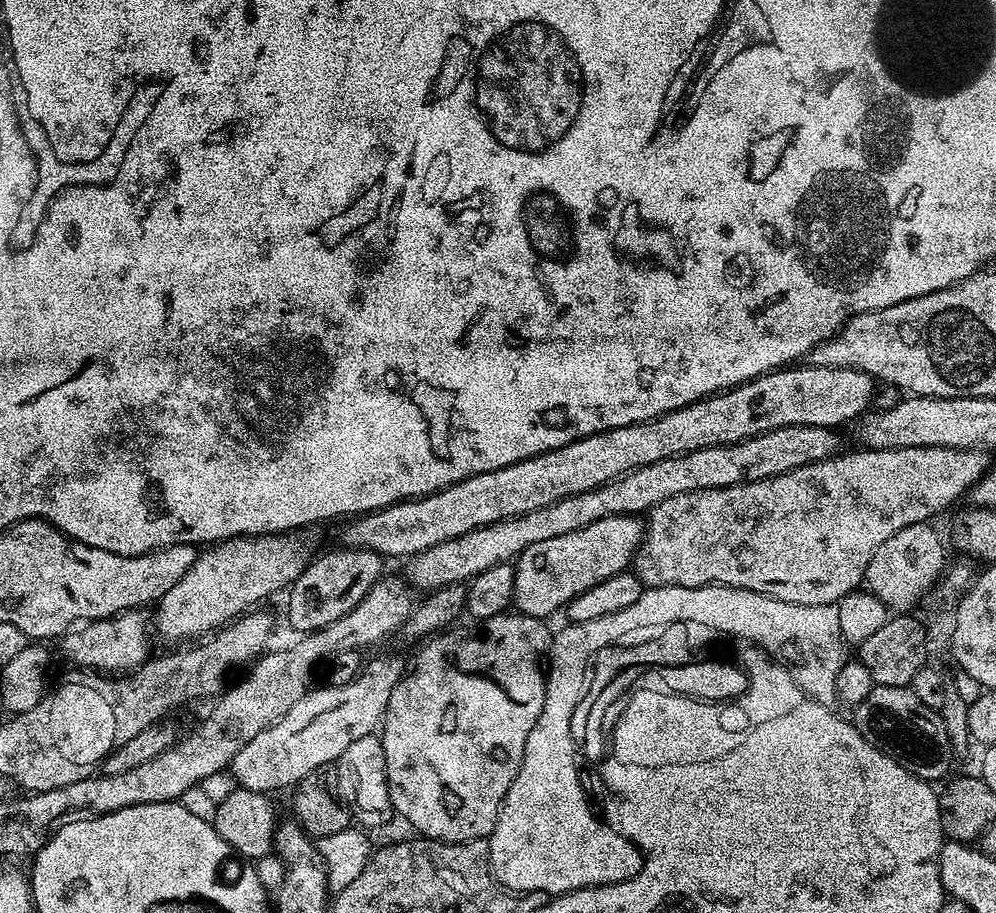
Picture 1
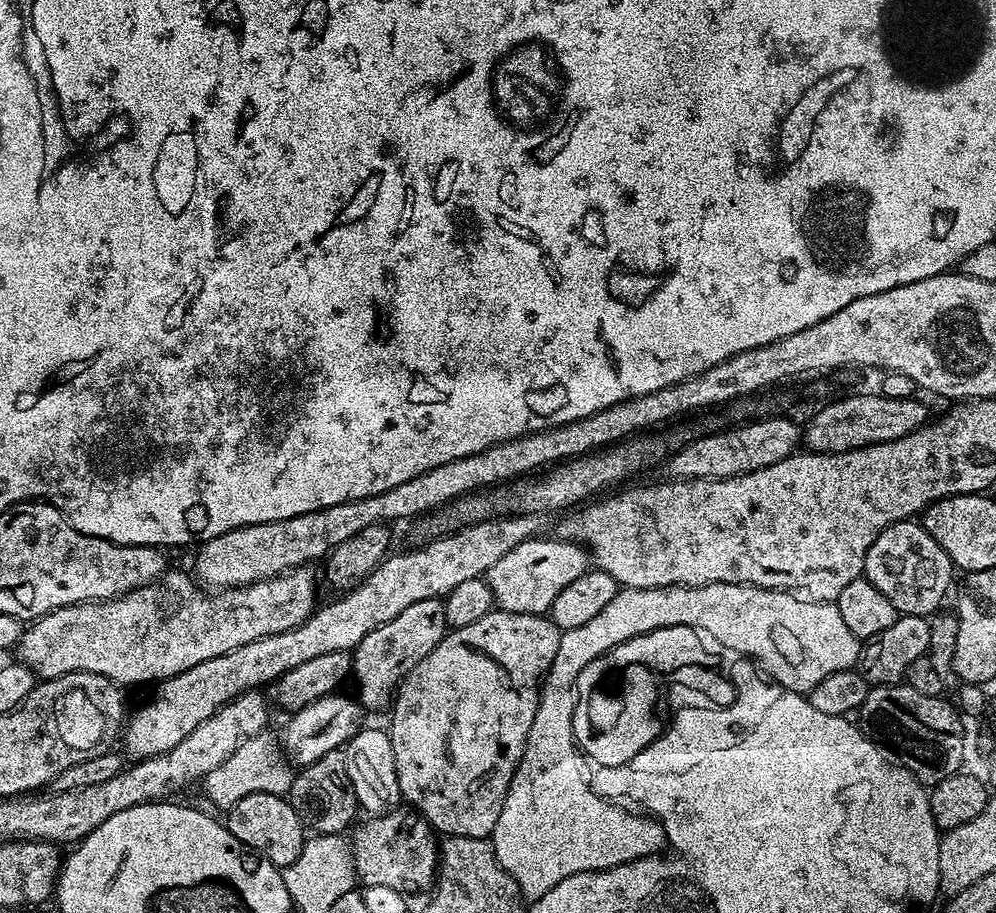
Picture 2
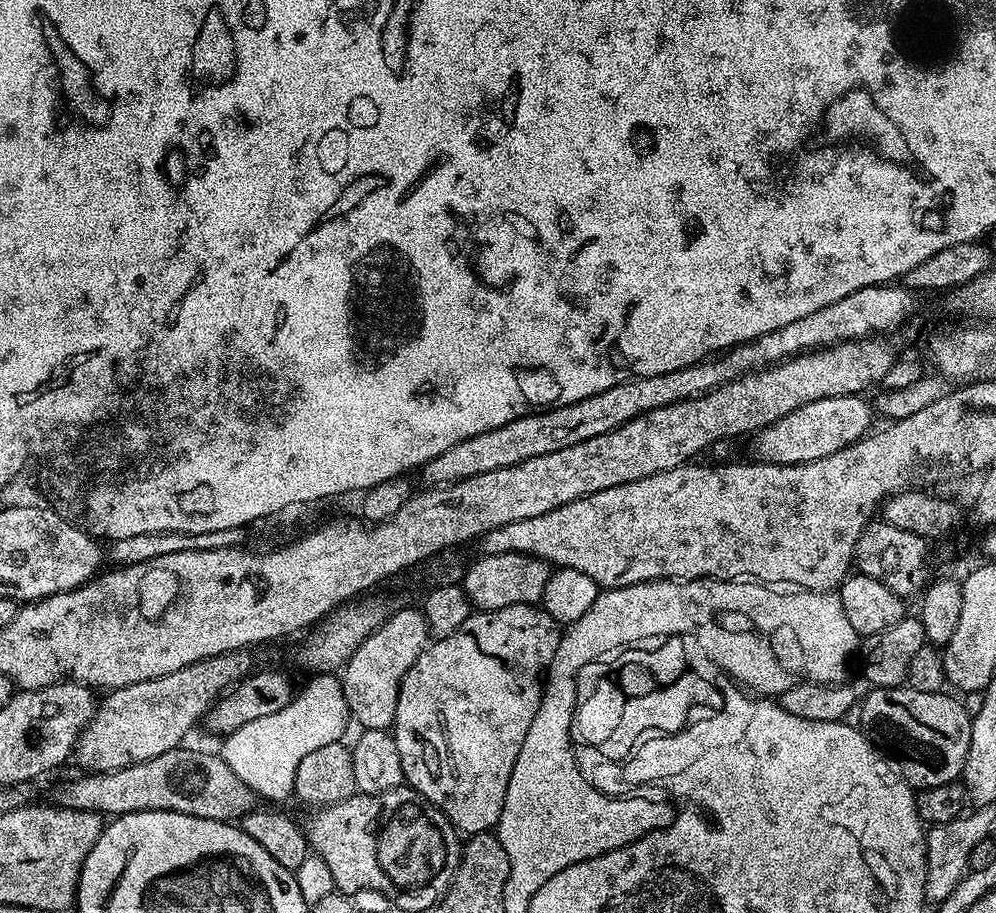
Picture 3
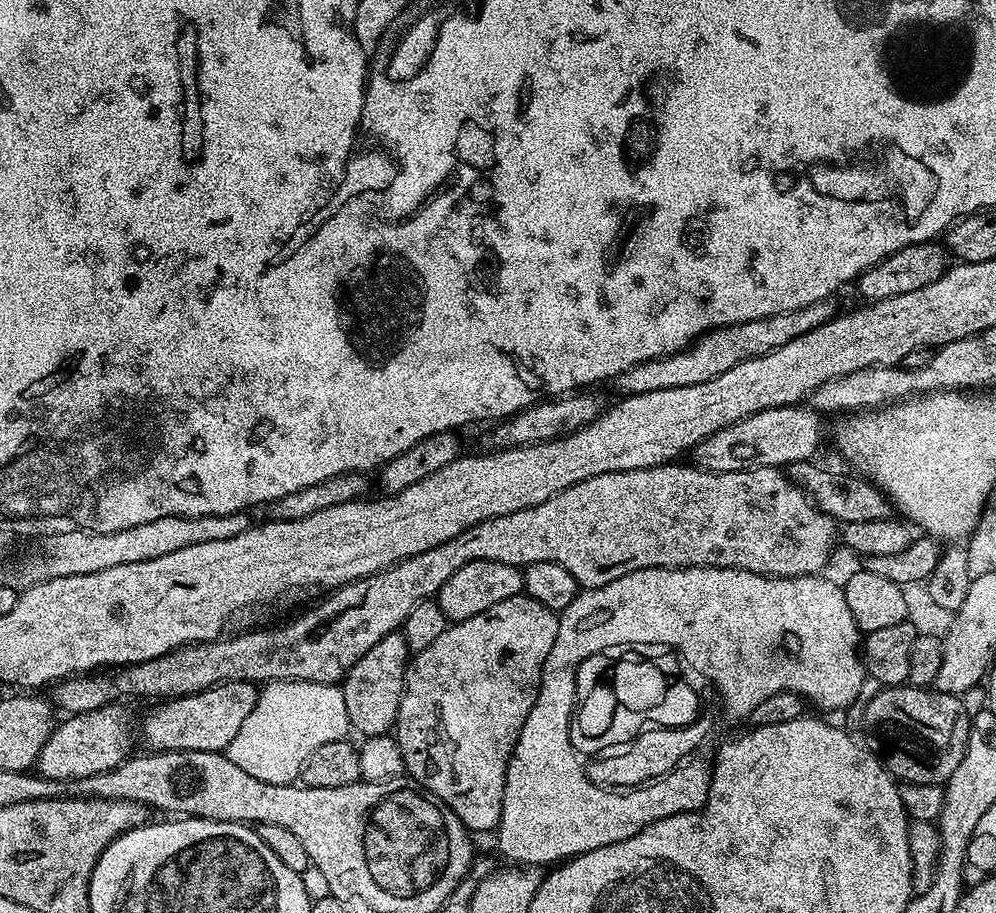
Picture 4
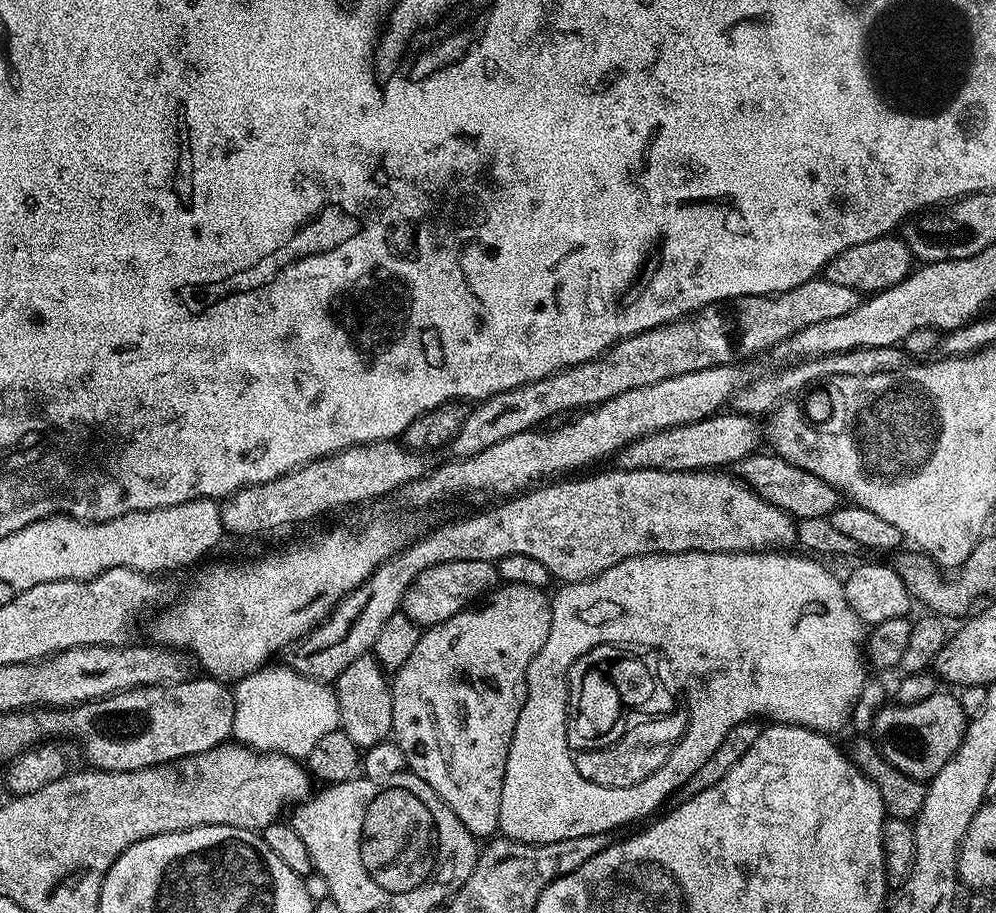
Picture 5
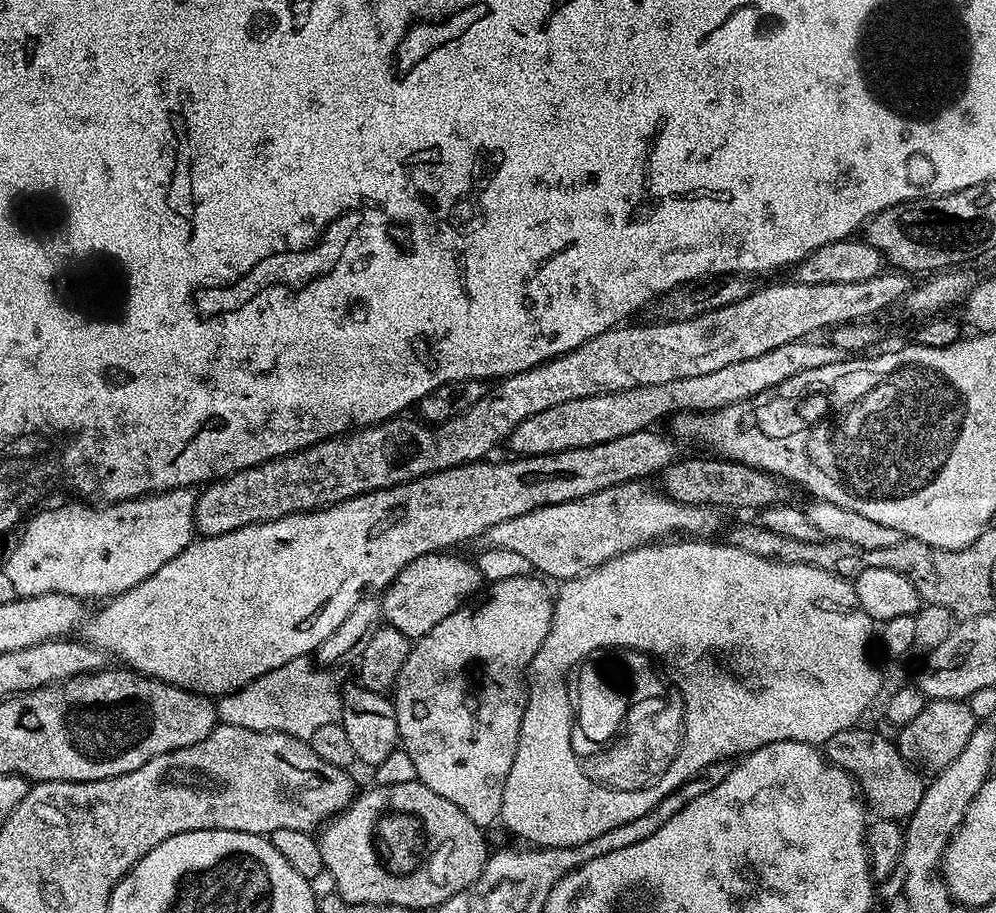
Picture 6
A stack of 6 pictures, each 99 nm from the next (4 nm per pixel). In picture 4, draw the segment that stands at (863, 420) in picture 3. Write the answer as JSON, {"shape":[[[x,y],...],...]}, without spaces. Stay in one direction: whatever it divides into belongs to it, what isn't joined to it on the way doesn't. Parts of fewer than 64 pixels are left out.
{"shape":[[[787,404],[784,408],[762,410],[758,414],[750,414],[750,418],[742,418],[698,442],[690,452],[691,463],[708,472],[741,472],[751,468],[783,469],[799,460],[812,460],[815,452],[820,448],[820,420],[822,420],[821,413],[813,412],[808,406]]]}

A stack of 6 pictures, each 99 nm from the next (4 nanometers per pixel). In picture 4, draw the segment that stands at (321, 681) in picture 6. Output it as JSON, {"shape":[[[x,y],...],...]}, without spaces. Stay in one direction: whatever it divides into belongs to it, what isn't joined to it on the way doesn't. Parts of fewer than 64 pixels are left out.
{"shape":[[[277,680],[259,689],[254,709],[242,722],[239,733],[234,741],[228,744],[224,753],[236,766],[245,770],[246,774],[258,778],[259,781],[270,782],[272,785],[291,784],[299,779],[301,768],[310,754],[314,754],[315,750],[326,742],[345,739],[350,729],[345,694],[339,685]]]}

